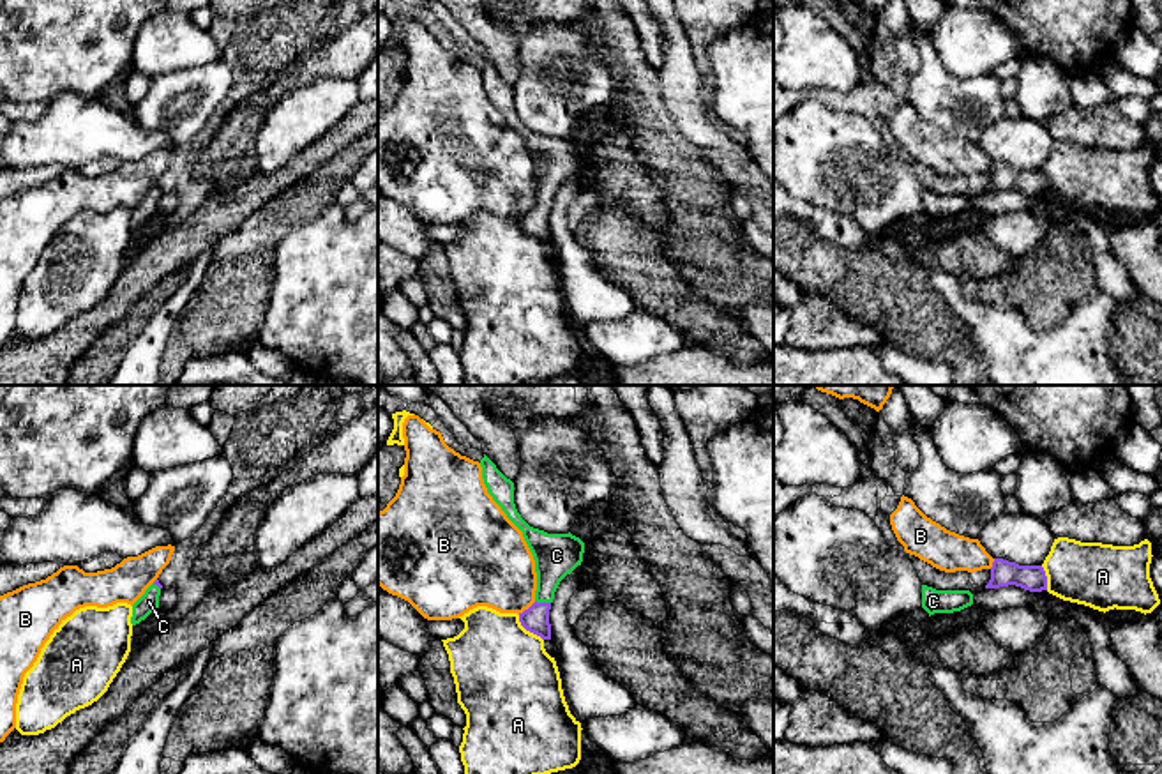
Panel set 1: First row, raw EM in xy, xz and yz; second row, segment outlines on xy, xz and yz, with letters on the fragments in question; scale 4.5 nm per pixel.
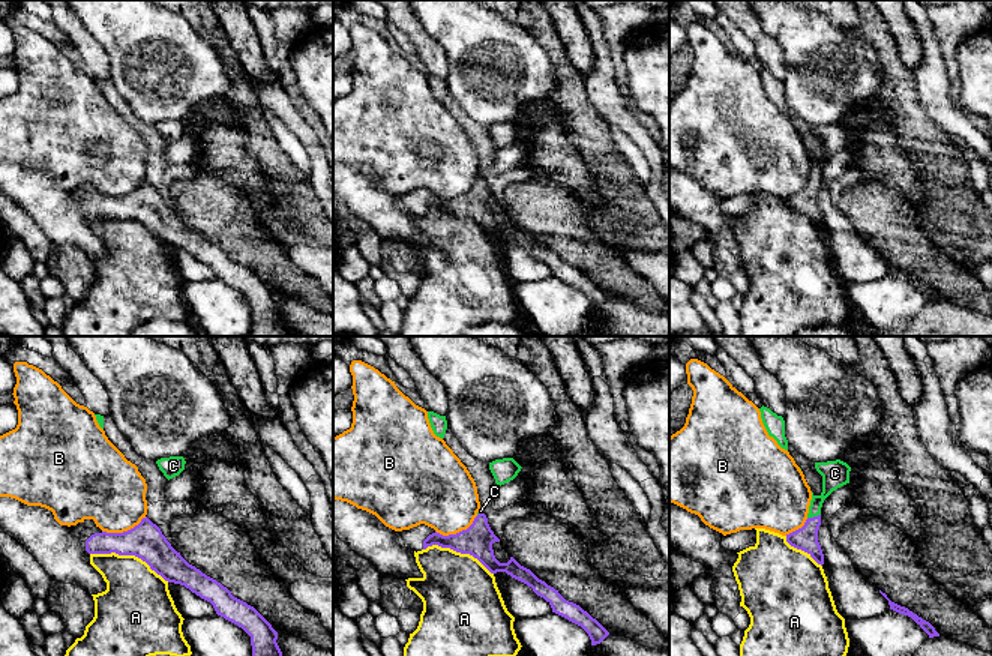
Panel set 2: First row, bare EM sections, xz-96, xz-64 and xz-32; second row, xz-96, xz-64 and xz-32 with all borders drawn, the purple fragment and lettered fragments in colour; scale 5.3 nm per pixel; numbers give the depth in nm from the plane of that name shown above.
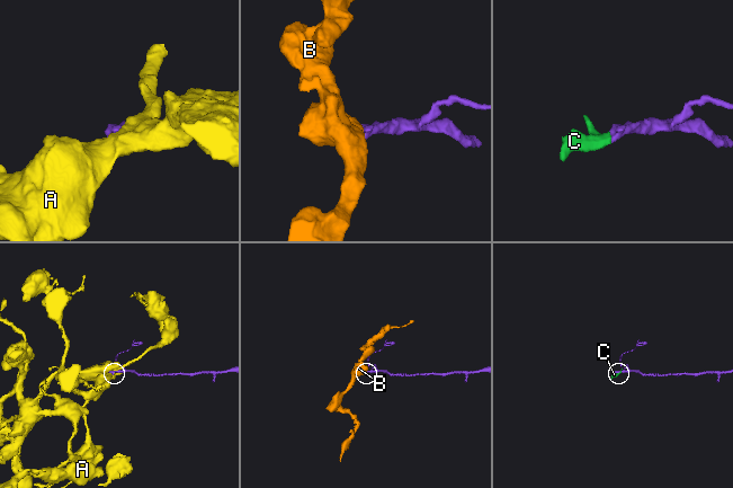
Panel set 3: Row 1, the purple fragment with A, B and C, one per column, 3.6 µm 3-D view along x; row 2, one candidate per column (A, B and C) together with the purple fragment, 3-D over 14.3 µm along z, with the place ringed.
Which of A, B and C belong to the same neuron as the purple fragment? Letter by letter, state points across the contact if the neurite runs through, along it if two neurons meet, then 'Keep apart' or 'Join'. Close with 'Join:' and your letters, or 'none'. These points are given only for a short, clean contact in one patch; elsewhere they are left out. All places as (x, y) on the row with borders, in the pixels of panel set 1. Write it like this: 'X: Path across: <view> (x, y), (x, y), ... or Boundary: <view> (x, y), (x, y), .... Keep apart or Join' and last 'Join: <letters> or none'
A: Keep apart
B: Boundary: xz (535, 601), (518, 614). Keep apart
C: Path across: xz (535, 619), (543, 603), (548, 575), (557, 555). Join
Join: C

